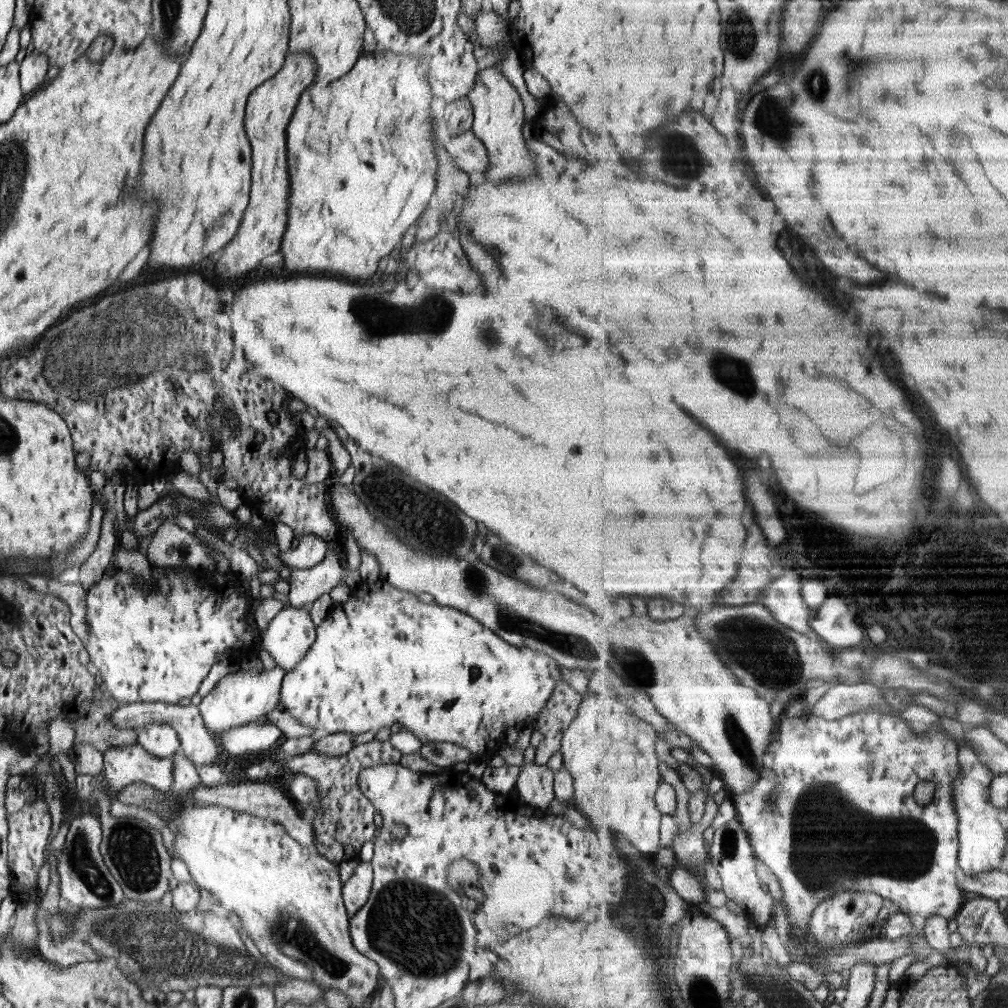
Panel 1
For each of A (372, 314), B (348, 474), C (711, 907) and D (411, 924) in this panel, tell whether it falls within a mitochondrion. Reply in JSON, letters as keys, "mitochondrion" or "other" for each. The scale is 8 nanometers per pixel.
{"A":"mitochondrion","B":"other","C":"other","D":"mitochondrion"}

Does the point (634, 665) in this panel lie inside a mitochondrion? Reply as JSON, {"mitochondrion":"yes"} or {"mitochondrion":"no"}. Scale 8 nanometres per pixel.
{"mitochondrion":"yes"}

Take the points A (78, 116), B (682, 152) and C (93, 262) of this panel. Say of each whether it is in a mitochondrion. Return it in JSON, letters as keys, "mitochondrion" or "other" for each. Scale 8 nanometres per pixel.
{"A":"other","B":"mitochondrion","C":"other"}

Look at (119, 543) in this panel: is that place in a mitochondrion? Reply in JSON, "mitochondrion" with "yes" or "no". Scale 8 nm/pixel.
{"mitochondrion":"no"}

